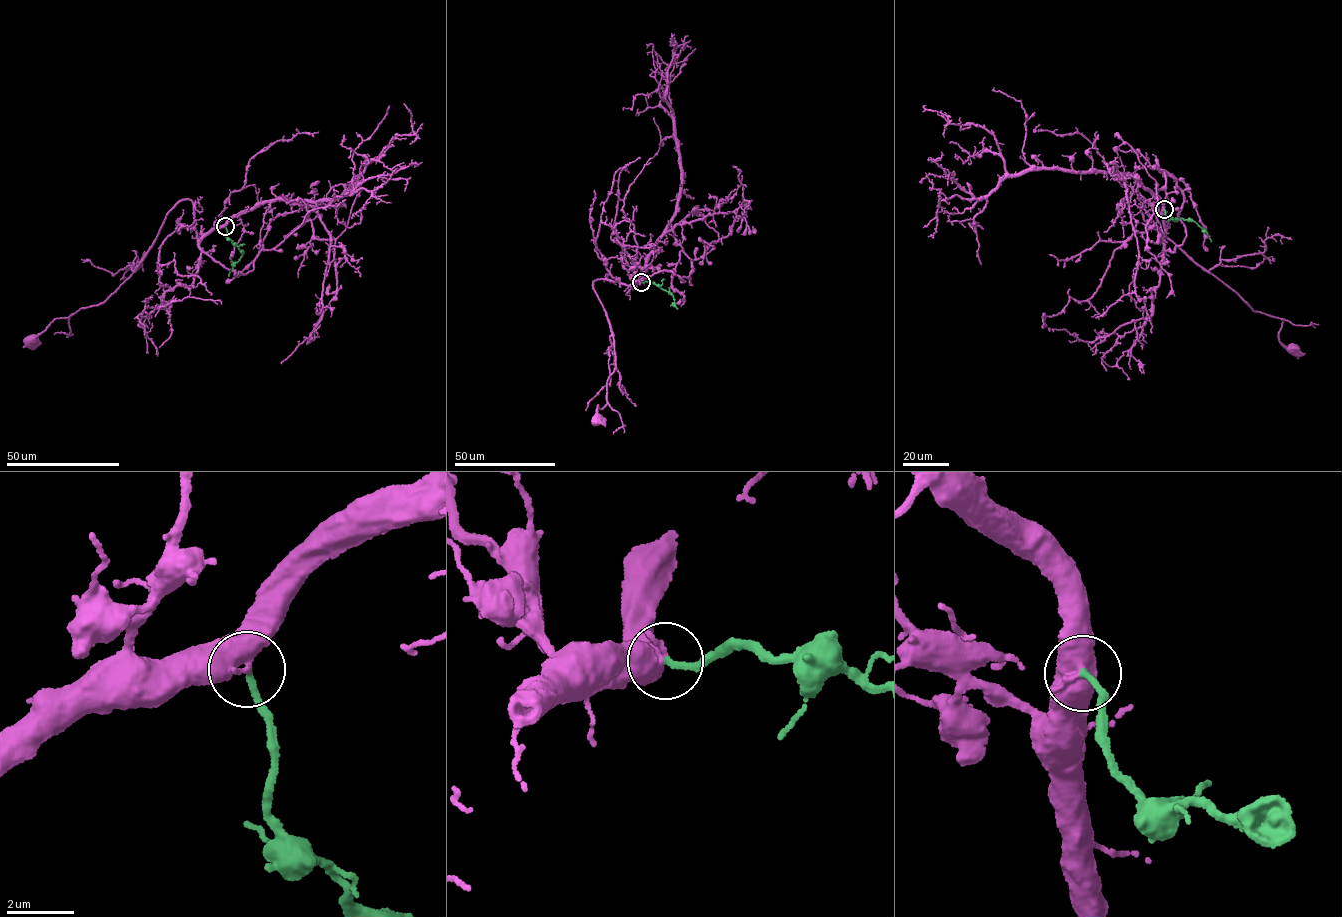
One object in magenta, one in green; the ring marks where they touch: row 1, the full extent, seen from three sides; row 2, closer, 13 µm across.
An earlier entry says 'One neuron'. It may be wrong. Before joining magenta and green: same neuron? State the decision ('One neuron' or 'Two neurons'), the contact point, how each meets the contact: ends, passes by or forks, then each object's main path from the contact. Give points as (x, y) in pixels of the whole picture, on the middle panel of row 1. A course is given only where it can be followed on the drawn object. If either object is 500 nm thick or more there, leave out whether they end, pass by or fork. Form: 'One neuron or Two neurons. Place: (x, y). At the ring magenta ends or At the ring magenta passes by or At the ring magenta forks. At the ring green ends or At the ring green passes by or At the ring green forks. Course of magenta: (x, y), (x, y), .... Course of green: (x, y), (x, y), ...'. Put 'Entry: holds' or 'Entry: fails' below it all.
One neuron. Place: (641, 282). Course of magenta: (641, 282), (593, 282), (615, 357), (607, 404), (598, 405), (595, 419). Course of green: (641, 282), (658, 285), (672, 295), (678, 308)
Entry: holds

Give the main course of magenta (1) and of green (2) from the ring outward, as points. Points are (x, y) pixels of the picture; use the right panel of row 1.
1: (1164, 209), (1164, 232), (1139, 205), (1147, 222), (1254, 310), (1280, 318), (1280, 341), (1292, 349)
2: (1164, 209), (1170, 218), (1194, 221), (1204, 229), (1211, 241)

